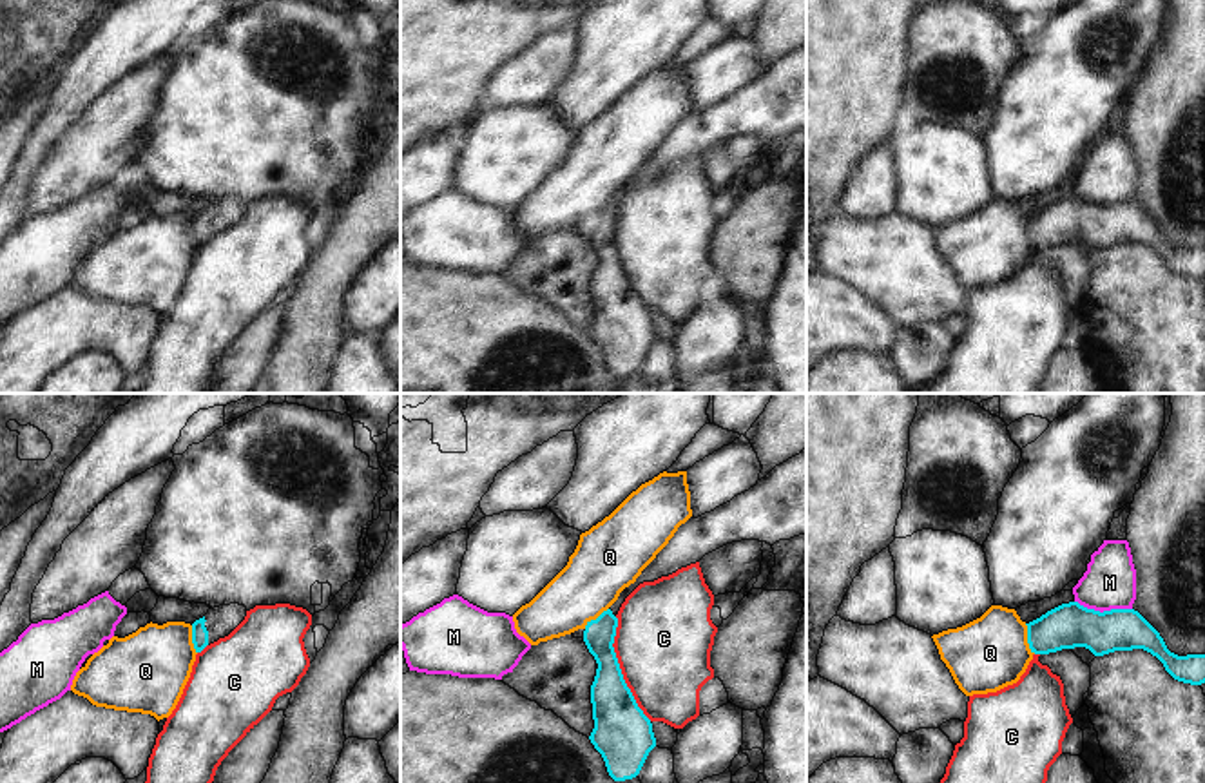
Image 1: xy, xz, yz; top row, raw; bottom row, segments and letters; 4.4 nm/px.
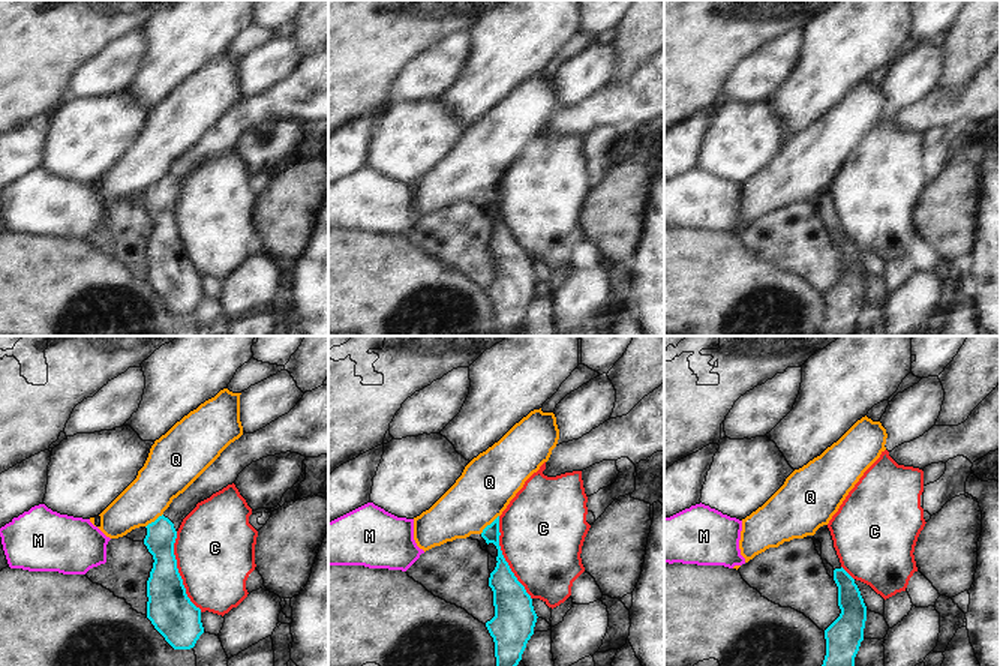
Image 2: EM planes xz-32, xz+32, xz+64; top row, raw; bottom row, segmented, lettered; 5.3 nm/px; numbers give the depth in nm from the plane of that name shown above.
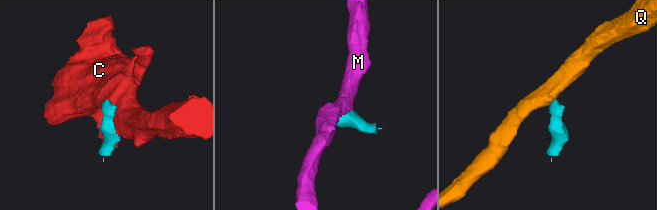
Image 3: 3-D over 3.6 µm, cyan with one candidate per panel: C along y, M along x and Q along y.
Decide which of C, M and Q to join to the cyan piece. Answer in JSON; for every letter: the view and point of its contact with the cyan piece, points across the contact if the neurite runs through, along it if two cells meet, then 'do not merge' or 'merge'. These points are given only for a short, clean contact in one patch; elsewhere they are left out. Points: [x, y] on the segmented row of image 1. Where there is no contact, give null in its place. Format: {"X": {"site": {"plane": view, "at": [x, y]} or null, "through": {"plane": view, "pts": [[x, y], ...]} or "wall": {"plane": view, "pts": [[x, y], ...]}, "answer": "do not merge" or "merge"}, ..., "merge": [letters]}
{"C": {"site": {"plane": "xz", "at": [620, 669]}, "answer": "do not merge"}, "M": {"site": {"plane": "yz", "at": [1104, 611]}, "wall": {"plane": "yz", "pts": [[1075, 600], [1100, 611], [1131, 609]]}, "answer": "do not merge"}, "Q": {"site": {"plane": "yz", "at": [1028, 638]}, "wall": {"plane": "yz", "pts": [[1024, 624], [1028, 646], [1035, 653]]}, "answer": "do not merge"}, "merge": []}

